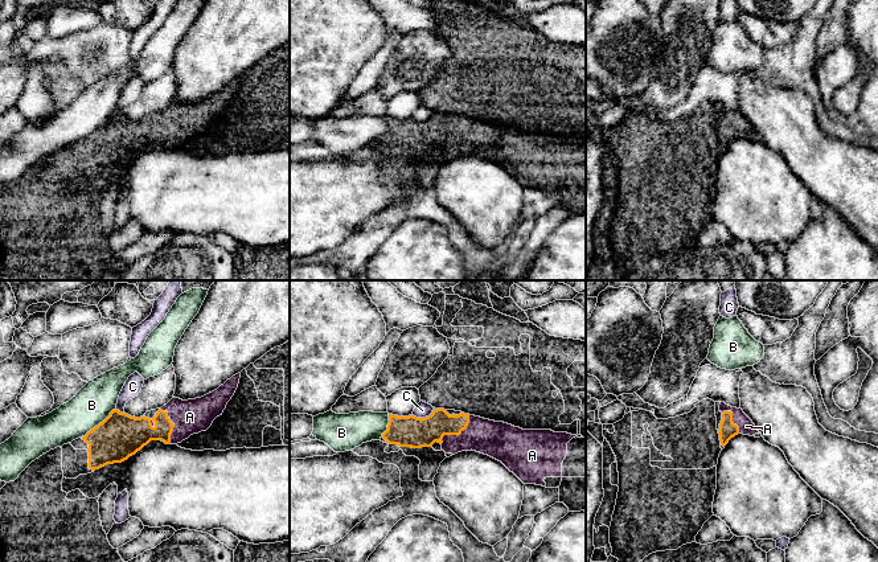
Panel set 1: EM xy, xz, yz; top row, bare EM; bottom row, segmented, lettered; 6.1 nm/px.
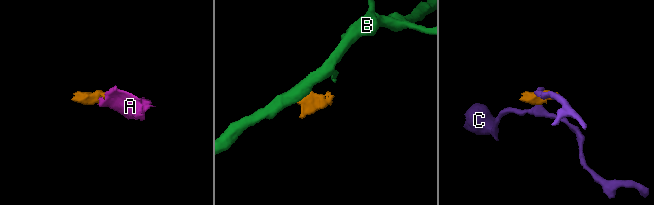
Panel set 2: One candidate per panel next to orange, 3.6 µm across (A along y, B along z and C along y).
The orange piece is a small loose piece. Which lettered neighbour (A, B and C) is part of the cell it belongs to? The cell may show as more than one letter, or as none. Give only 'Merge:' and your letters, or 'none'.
Merge: A

